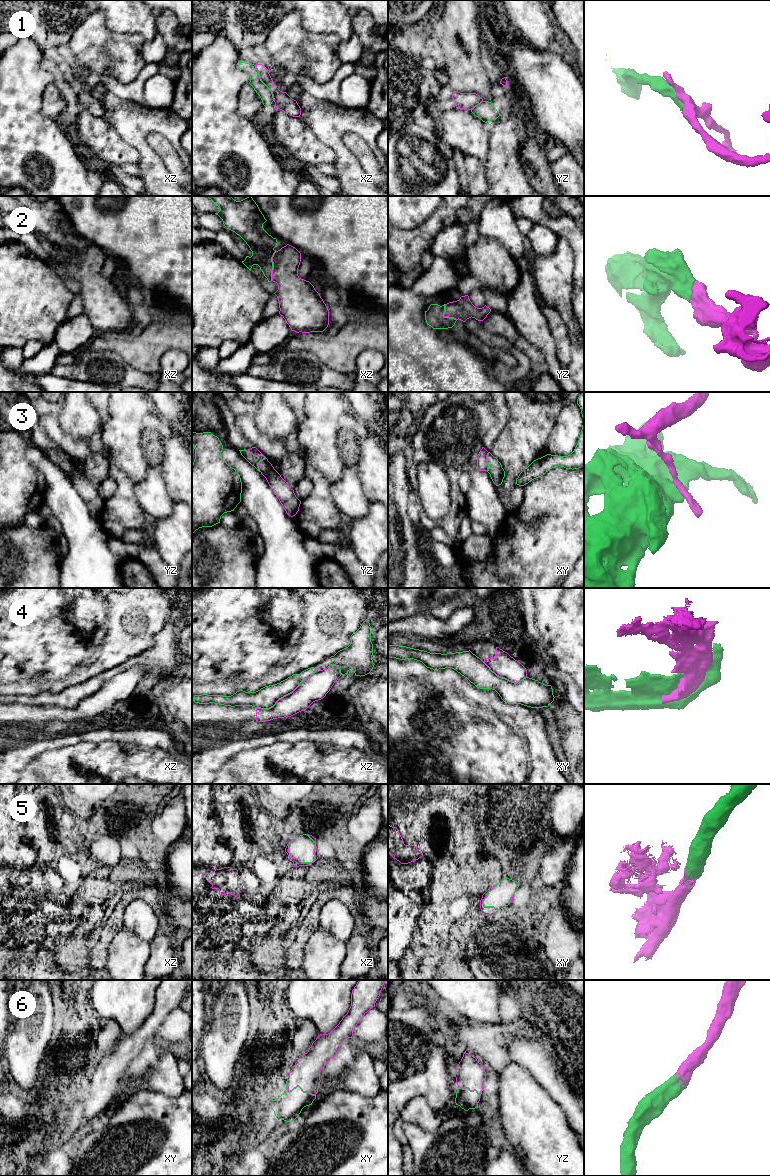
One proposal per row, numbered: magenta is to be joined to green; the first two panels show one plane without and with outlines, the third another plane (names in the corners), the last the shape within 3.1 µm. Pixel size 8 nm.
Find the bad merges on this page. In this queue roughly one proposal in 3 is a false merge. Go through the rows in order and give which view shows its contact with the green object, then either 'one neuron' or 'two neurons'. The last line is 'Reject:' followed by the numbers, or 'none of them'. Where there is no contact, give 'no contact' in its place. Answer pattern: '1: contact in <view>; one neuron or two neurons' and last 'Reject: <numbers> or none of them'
1: contact in xz; two neurons
2: contact in xz; one neuron
3: contact in xy; two neurons
4: contact in xz; two neurons
5: contact in xz; one neuron
6: contact in xy; one neuron
Reject: 1, 3, 4

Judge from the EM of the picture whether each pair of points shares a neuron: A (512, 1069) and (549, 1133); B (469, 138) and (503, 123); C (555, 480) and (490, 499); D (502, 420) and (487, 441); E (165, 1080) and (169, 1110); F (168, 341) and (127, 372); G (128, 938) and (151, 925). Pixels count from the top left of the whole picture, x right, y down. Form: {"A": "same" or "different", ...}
{"A": "same", "B": "different", "C": "different", "D": "same", "E": "different", "F": "different", "G": "same"}

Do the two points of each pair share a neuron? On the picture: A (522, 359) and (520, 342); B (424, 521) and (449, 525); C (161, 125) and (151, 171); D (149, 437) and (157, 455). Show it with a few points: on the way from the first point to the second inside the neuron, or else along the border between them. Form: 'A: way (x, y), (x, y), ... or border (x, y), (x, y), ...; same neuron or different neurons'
A: border (514, 346), (520, 349), (528, 358), (529, 371); different neurons
B: way (430, 523), (443, 523); same neuron
C: way (147, 130), (143, 134), (143, 148), (148, 157); same neuron
D: way (151, 441), (153, 451); same neuron

